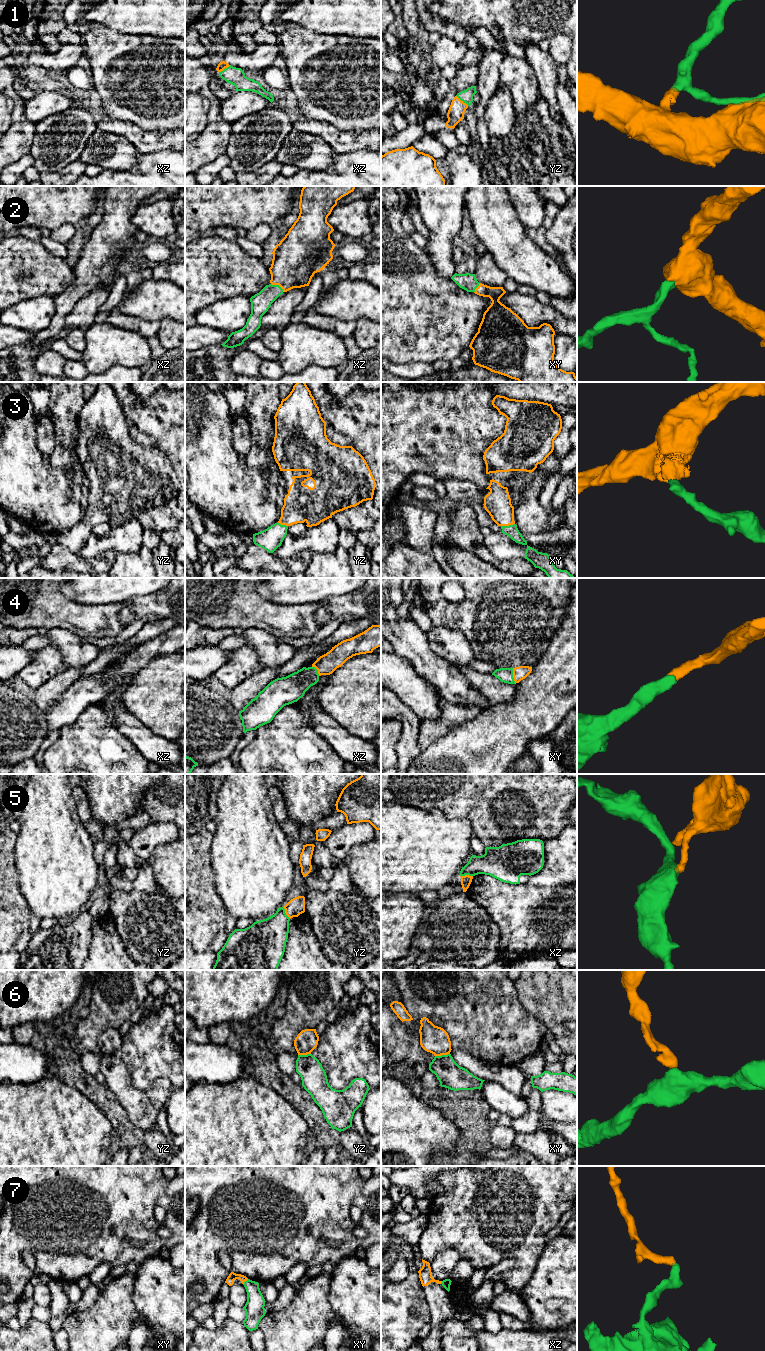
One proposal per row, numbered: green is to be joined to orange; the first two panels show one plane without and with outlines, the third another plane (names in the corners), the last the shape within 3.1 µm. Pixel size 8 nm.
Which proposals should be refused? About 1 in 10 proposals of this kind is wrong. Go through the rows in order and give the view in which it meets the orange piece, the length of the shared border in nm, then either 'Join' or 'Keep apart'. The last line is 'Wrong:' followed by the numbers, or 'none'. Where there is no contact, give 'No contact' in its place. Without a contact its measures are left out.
1: Touches orange in yz. Shared border 130 nm. Join
2: Touches orange in xz. Shared border 120 nm. Join
3: Touches orange in xy. Shared border 110 nm. Join
4: Touches orange in xy. Shared border 130 nm. Join
5: Touches orange in xz. Shared border 100 nm. Keep apart
6: Touches orange in xy. Shared border 120 nm. Keep apart
7: Touches orange in xy. Shared border 60 nm. Keep apart
Wrong: 5, 6, 7

